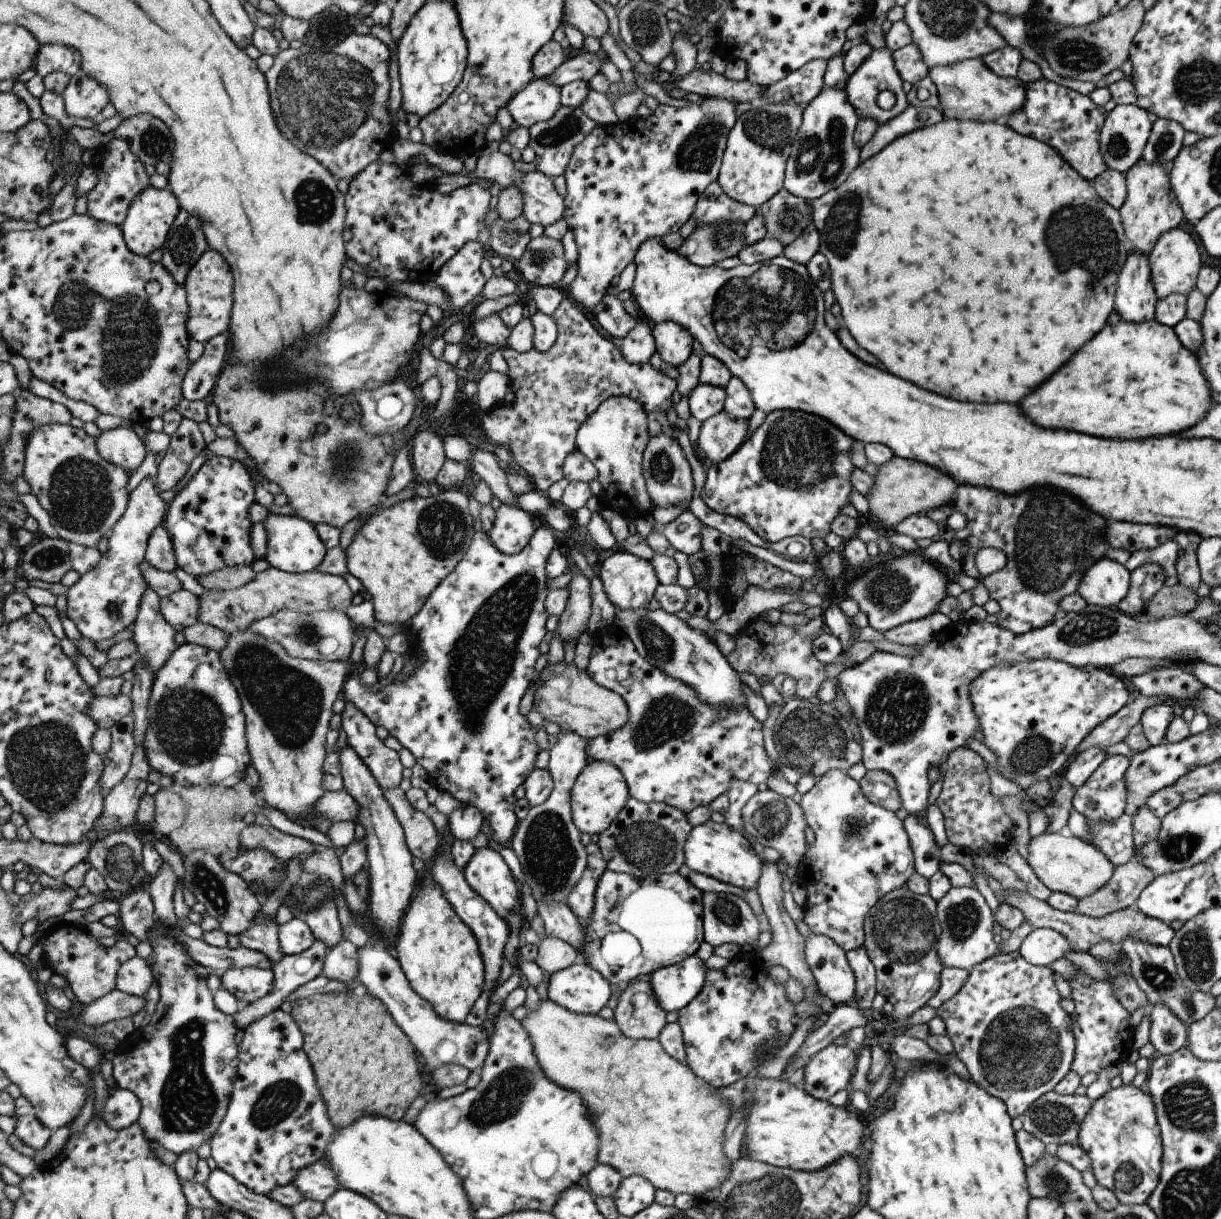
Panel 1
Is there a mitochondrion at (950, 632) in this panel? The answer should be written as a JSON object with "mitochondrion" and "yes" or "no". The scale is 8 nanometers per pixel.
{"mitochondrion":"no"}

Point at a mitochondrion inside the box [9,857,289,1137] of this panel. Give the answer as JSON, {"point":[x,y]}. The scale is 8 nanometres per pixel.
{"point":[216,892]}

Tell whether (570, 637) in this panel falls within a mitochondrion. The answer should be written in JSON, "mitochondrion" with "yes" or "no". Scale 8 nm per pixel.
{"mitochondrion":"no"}

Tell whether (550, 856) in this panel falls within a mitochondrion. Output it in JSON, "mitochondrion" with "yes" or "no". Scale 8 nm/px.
{"mitochondrion":"yes"}

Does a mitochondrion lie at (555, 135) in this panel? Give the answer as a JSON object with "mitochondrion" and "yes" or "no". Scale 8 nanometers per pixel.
{"mitochondrion":"yes"}

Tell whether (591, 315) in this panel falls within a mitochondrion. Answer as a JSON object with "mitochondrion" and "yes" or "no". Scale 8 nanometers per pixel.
{"mitochondrion":"no"}

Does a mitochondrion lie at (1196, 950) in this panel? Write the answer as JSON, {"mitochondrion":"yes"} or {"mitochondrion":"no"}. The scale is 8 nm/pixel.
{"mitochondrion":"yes"}

